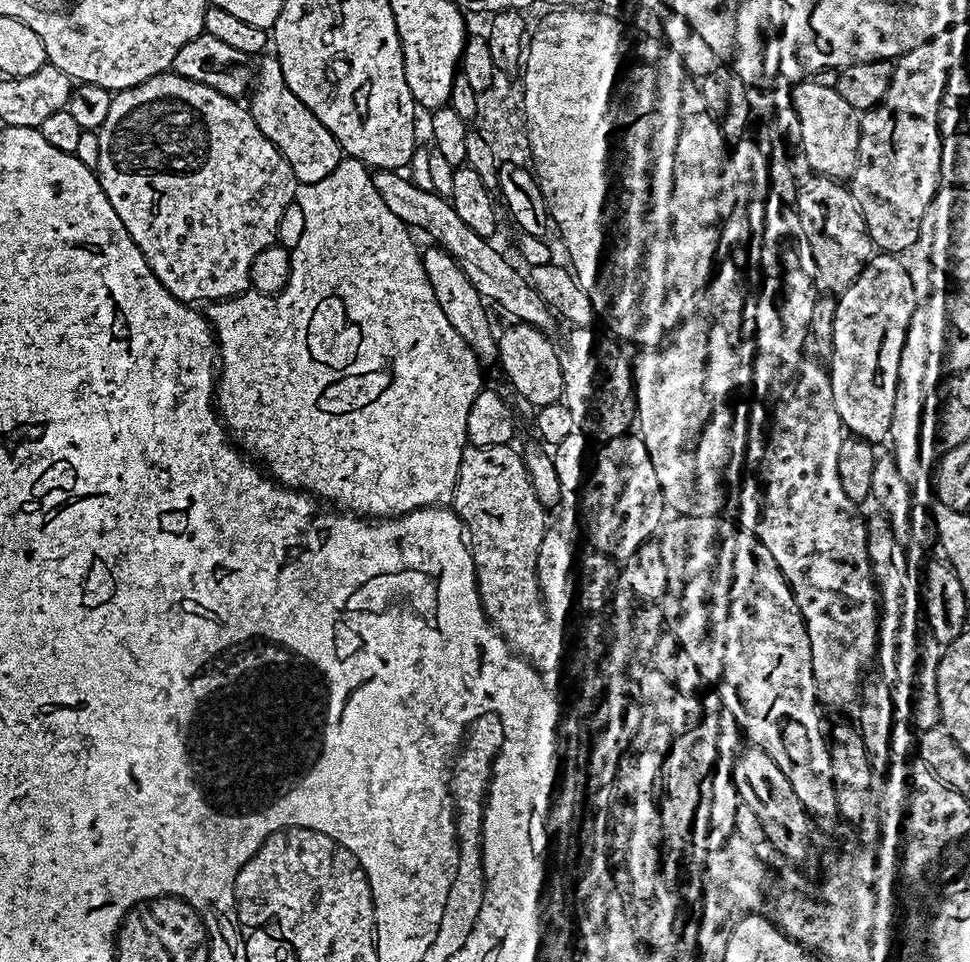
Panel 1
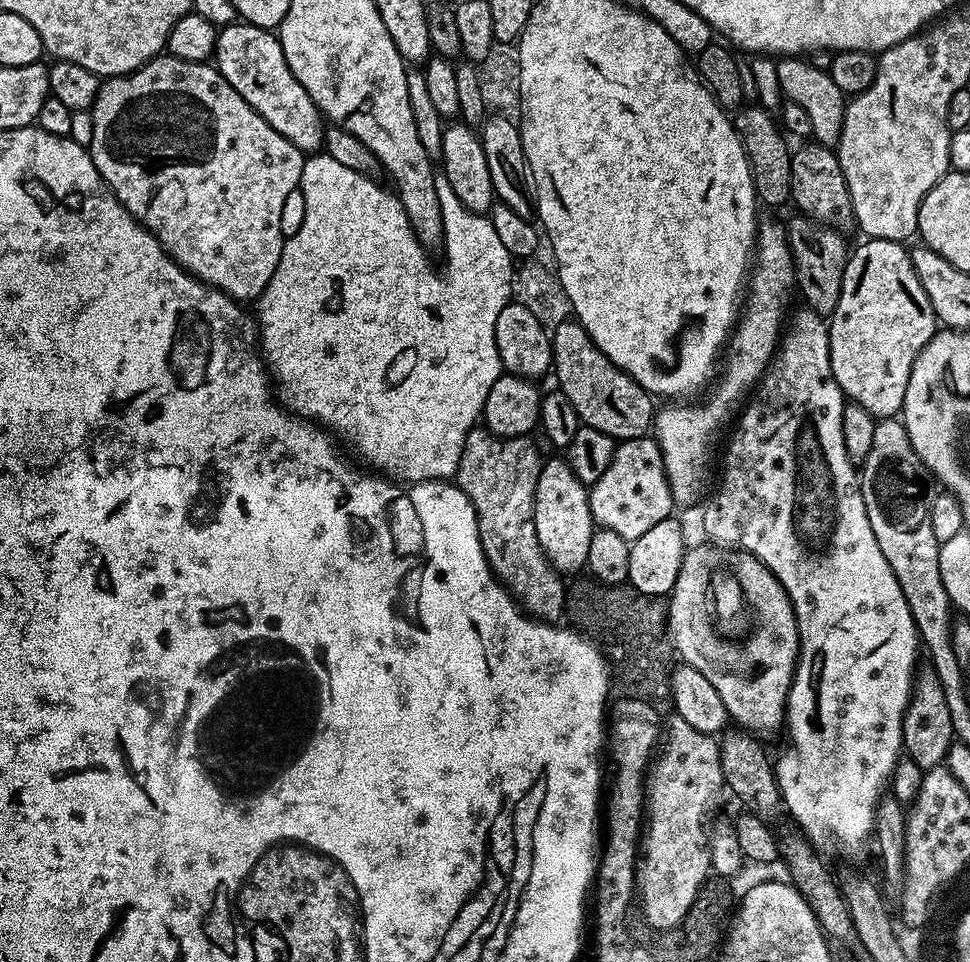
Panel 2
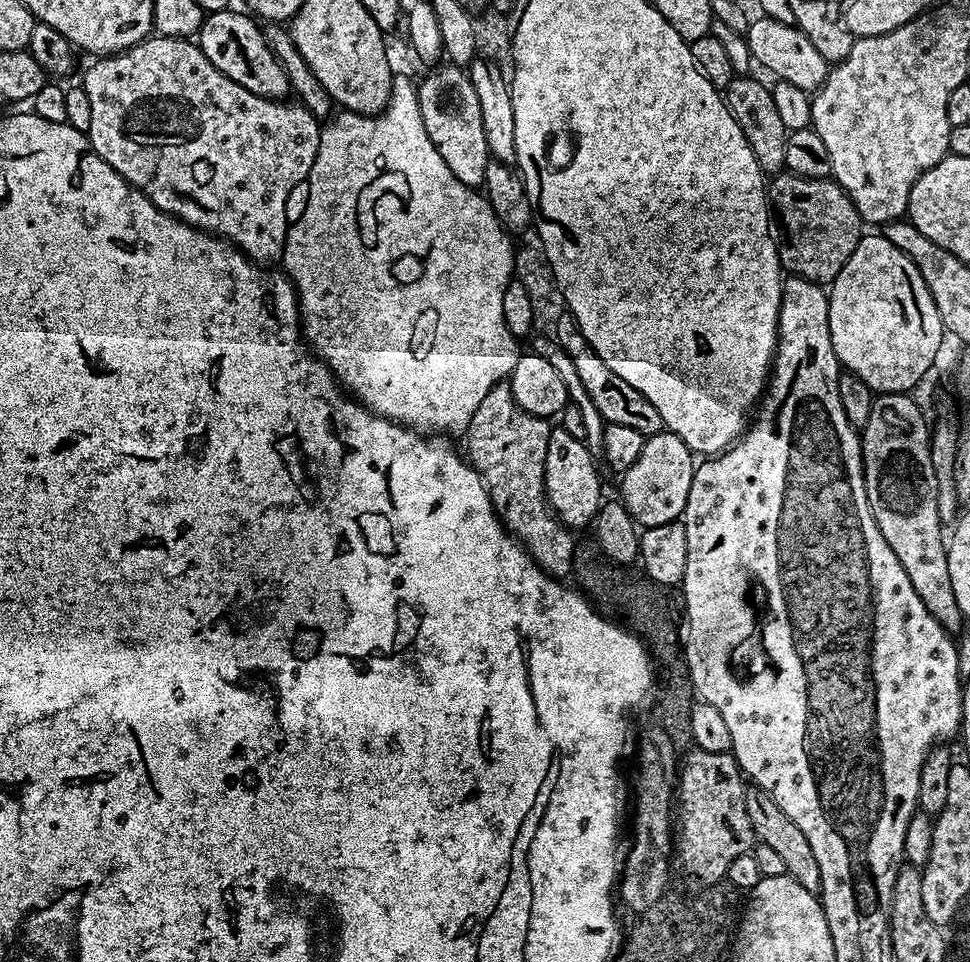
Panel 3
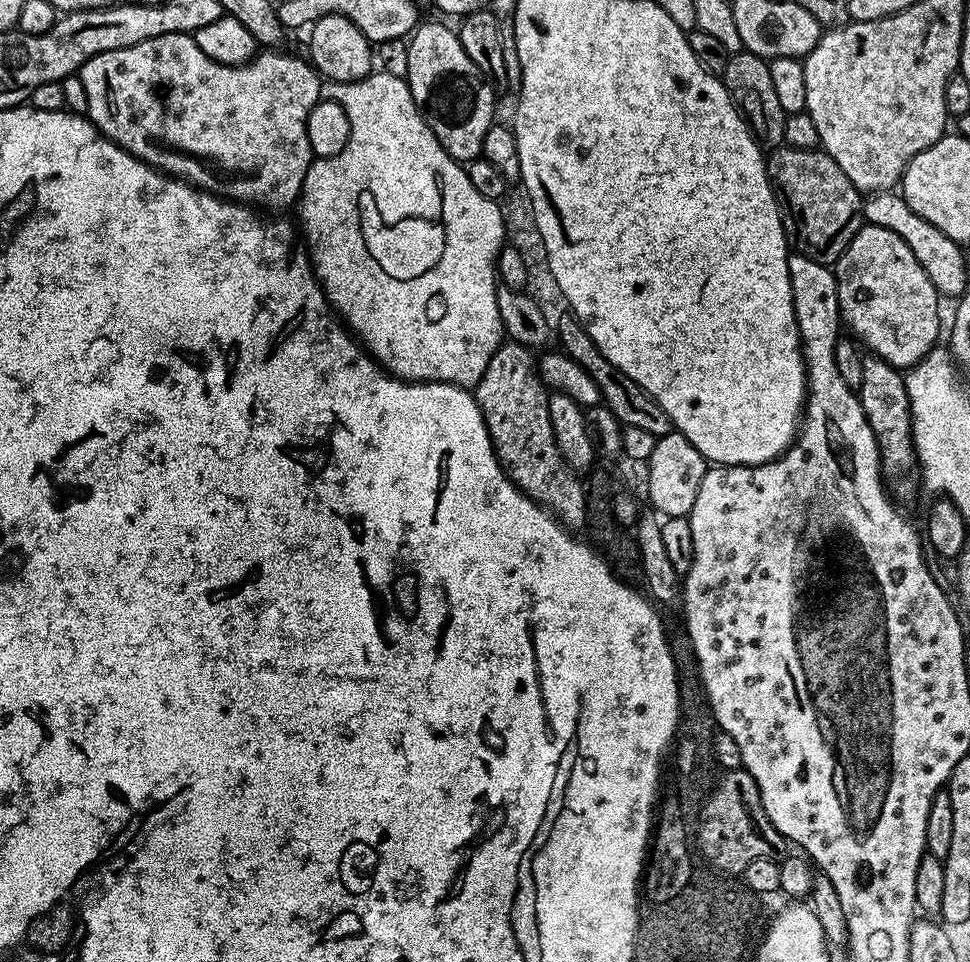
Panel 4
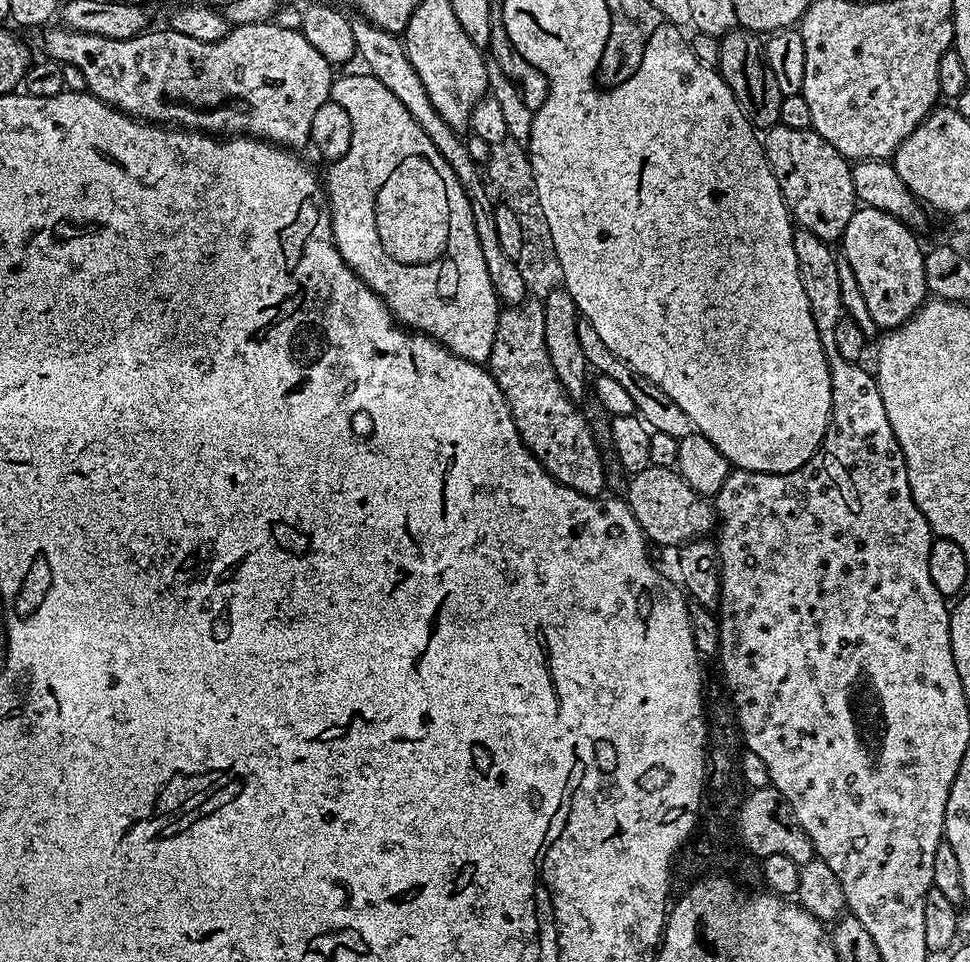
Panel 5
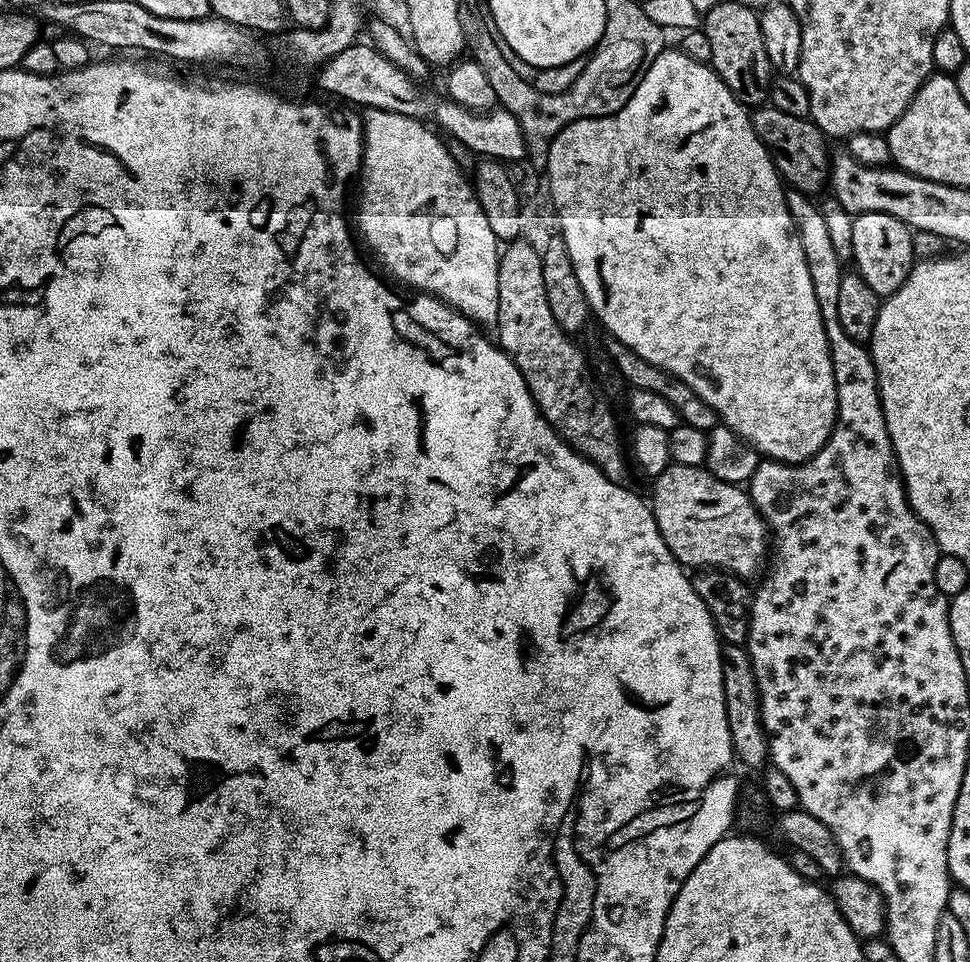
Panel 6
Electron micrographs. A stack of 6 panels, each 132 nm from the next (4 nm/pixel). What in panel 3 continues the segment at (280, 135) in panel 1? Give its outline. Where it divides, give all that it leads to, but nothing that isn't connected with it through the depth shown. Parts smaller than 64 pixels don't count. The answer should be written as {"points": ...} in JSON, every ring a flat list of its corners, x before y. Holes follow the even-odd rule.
{"points":[[232,11,210,12,205,15,198,33,198,43,206,58,217,70,226,74,226,78,238,82,238,86,246,86,246,90,254,94,265,96,268,100,287,97,290,92,288,79,278,58,270,50,261,25,247,11]]}

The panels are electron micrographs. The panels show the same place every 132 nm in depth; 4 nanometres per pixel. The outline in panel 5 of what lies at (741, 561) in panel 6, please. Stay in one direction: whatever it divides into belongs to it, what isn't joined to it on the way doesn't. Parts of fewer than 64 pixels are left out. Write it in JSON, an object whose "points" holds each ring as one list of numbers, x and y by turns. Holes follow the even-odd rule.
{"points":[[649,466,646,470,635,473,627,481,626,499,638,526,653,545,679,546,690,540,707,537,711,528,713,531,713,505,693,490,675,468]]}

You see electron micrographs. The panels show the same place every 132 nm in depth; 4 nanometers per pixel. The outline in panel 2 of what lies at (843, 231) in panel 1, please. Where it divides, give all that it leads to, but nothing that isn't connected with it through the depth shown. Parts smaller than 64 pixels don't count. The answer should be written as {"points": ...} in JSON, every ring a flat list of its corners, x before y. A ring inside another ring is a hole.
{"points":[[804,142,792,153,792,165,790,166,790,186,792,187,791,203,797,204,799,211,807,216,809,220,814,220,818,224,827,224,829,228,847,229,847,224,853,223,852,199,850,190,846,186,846,178,842,174,840,159,836,157,835,151,827,144,815,142]]}

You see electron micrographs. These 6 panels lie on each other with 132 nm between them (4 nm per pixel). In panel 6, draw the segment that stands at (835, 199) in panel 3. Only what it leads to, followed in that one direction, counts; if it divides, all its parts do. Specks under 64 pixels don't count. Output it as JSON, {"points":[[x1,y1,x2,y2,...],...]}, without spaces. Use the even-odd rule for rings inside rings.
{"points":[[760,106,751,113,752,125,758,134,758,138,766,147,772,156,772,163,776,166,776,171,780,173,783,183,793,188,798,188,802,192,816,194,820,187,827,185,830,180,830,155,828,156,828,148,826,137,811,119,794,118,790,114,782,114,782,110,771,106]]}

